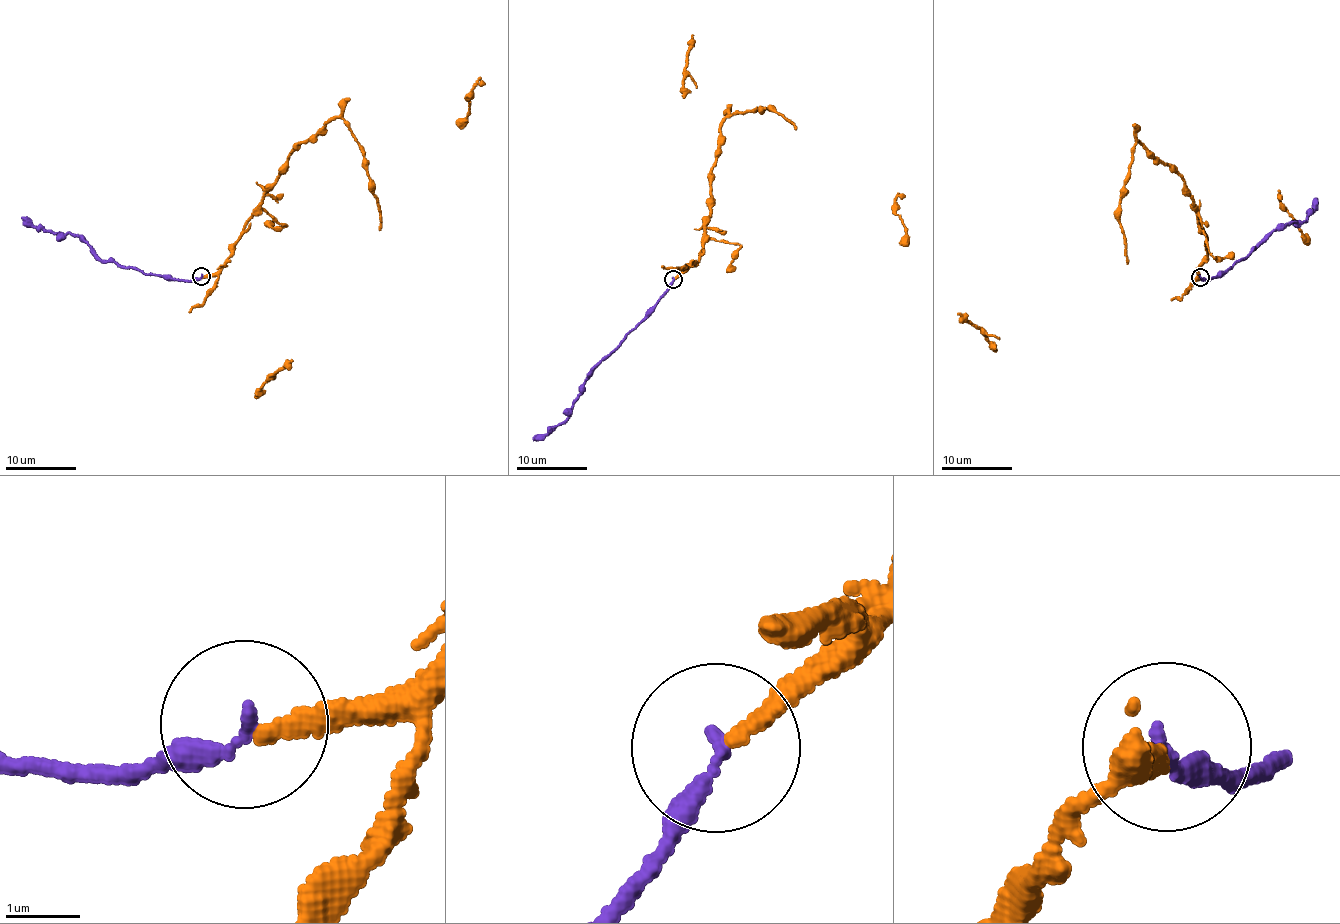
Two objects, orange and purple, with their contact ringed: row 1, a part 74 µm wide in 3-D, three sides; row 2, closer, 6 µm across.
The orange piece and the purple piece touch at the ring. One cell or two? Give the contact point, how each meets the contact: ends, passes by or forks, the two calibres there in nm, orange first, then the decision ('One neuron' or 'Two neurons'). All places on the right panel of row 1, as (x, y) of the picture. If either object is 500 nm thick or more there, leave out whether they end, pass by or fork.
Place: (1200, 277). At the ring orange ends. At the ring purple ends. Thickness 220 nm (orange) against 200 nm. One neuron

